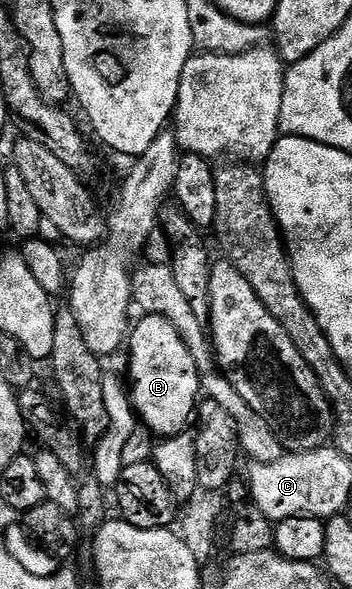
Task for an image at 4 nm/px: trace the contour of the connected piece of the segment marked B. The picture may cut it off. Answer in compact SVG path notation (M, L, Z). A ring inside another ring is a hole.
M142 314L140 318L141 320L139 320L138 323L136 320L135 326L132 328L131 334L127 340L127 352L129 351L129 381L127 377L127 383L129 387L130 385L133 386L133 393L131 392L133 408L139 416L140 422L144 424L144 426L149 427L154 436L168 437L170 435L180 435L186 430L186 428L188 428L185 426L188 425L189 418L191 418L192 415L194 418L195 412L198 410L199 400L202 398L203 395L201 389L201 374L197 371L197 366L195 365L195 361L193 360L193 355L189 352L188 345L185 344L185 338L181 336L181 334L179 333L179 329L173 324L172 321L170 321L170 319L165 319L162 315L147 314Z

